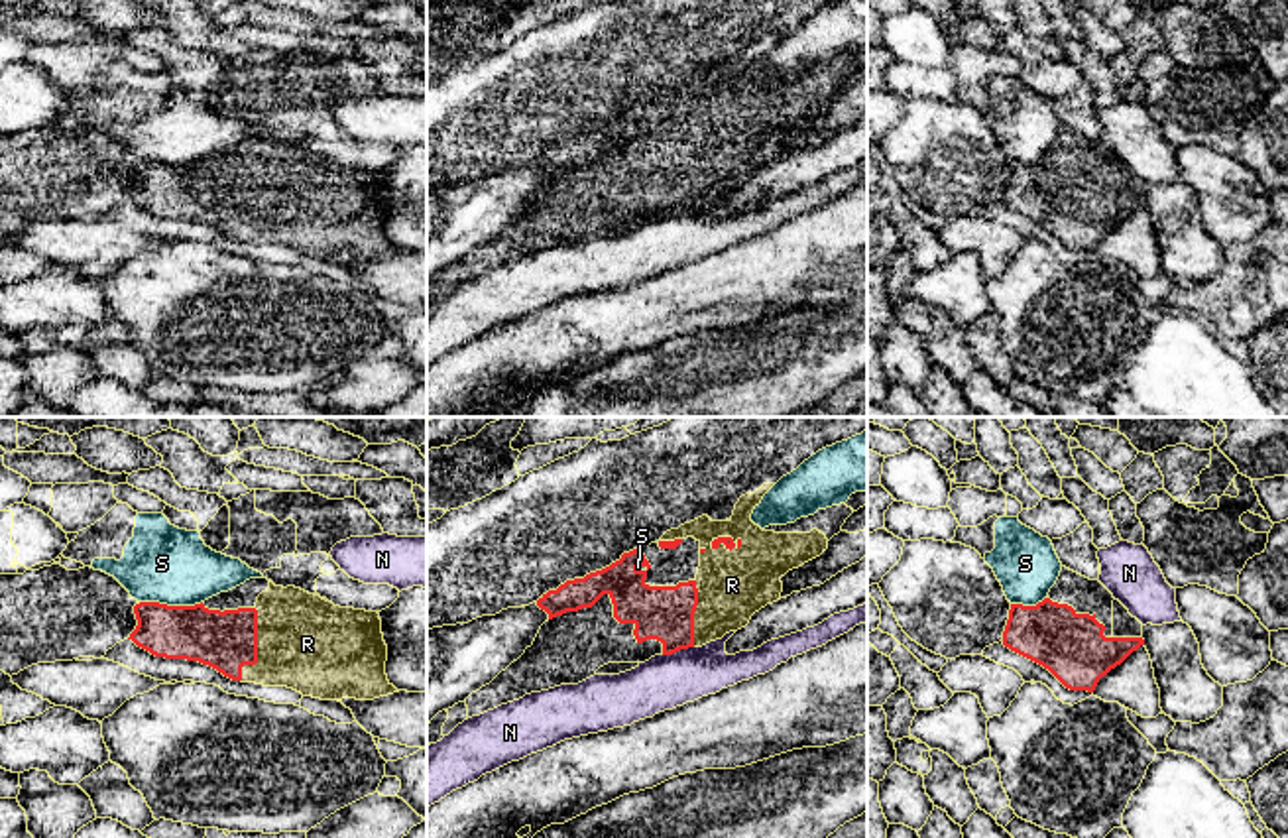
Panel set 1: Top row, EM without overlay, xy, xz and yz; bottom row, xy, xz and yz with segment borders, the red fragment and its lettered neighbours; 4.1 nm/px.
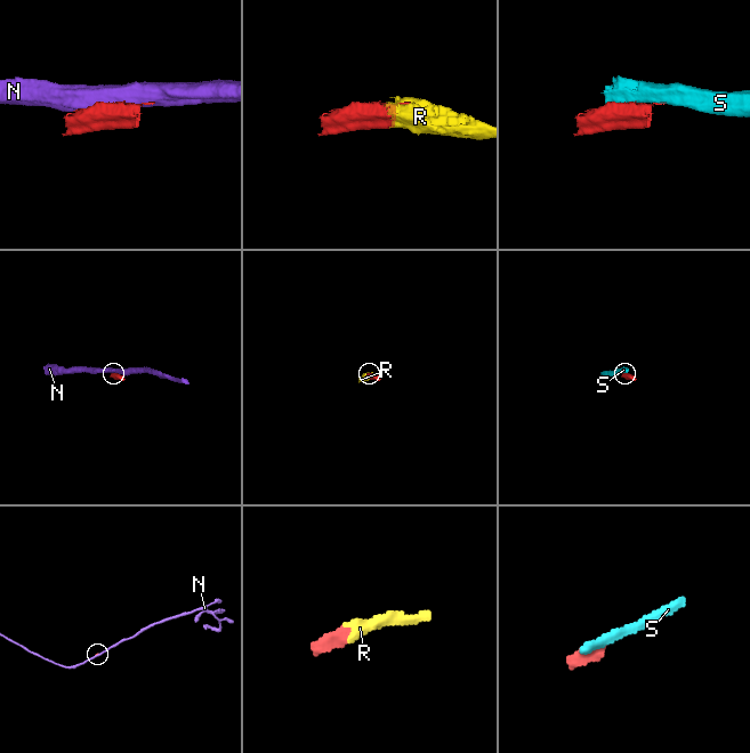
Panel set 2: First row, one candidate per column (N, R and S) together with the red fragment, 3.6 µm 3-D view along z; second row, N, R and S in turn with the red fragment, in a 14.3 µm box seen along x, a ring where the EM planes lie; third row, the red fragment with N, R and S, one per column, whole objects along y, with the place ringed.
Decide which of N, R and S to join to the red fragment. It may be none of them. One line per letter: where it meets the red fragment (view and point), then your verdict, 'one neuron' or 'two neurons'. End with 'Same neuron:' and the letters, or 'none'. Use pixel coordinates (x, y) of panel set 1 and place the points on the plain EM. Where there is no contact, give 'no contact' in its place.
N: meets red in xz at (677, 209); two neurons
R: meets red in xy at (256, 207); one neuron
S: meets red in xy at (172, 166); two neurons
Same neuron: R

